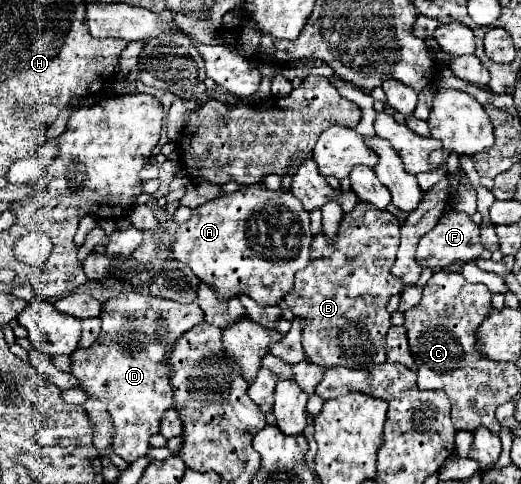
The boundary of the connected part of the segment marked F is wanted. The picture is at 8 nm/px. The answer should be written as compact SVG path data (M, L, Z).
M448 210L442 214L438 224L426 236L422 236L416 248L416 258L424 268L442 270L456 260L466 260L466 262L476 260L480 258L482 252L484 252L484 246L480 244L480 226L468 214L458 210Z

